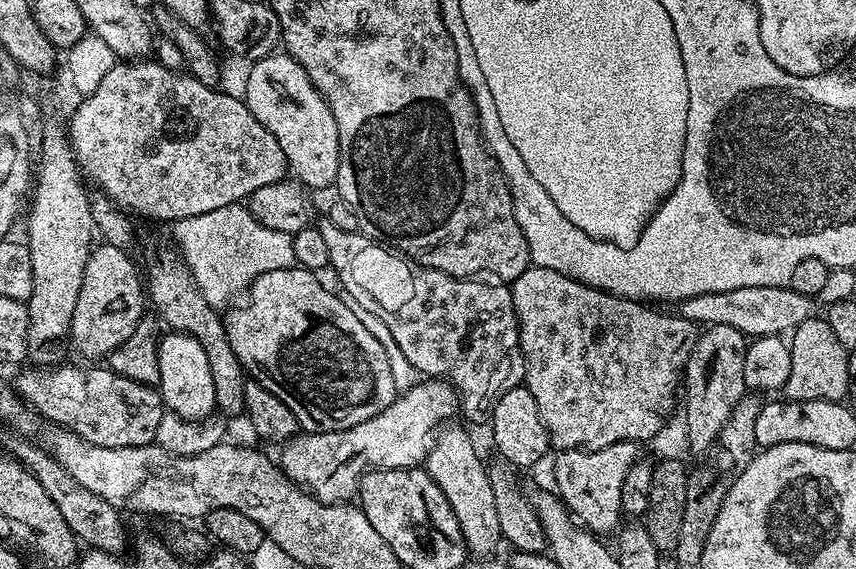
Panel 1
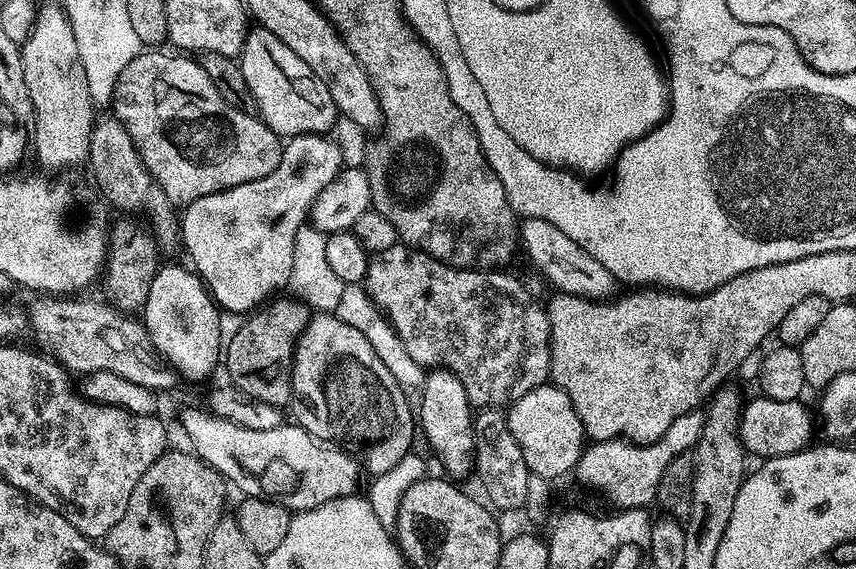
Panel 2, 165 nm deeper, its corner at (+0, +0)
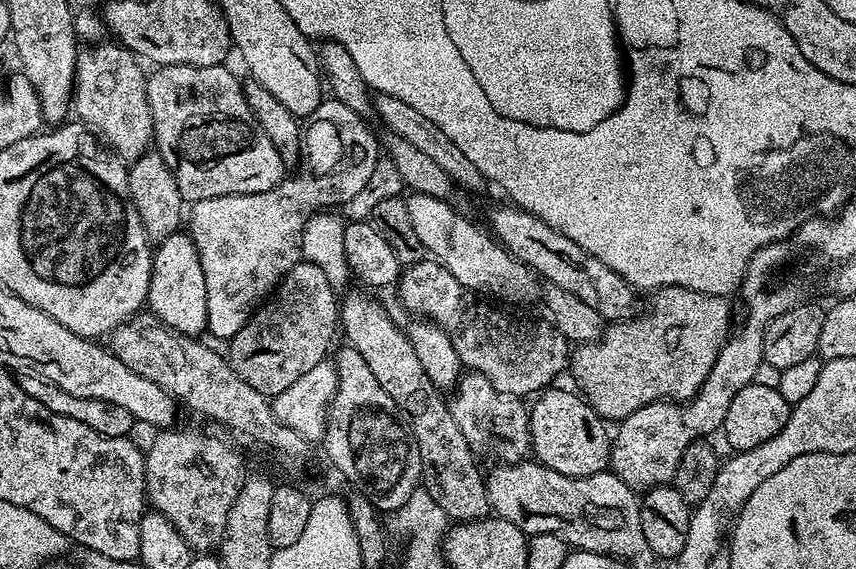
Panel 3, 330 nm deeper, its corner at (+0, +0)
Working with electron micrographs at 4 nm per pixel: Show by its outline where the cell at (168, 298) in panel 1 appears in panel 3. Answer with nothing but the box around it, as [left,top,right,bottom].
[74,42,154,162]

